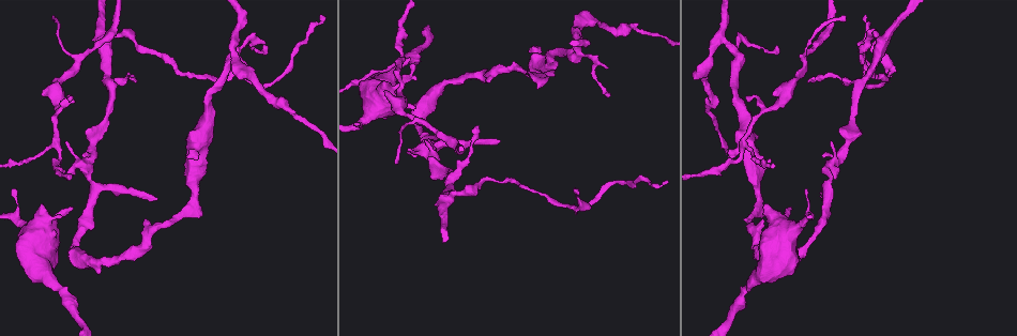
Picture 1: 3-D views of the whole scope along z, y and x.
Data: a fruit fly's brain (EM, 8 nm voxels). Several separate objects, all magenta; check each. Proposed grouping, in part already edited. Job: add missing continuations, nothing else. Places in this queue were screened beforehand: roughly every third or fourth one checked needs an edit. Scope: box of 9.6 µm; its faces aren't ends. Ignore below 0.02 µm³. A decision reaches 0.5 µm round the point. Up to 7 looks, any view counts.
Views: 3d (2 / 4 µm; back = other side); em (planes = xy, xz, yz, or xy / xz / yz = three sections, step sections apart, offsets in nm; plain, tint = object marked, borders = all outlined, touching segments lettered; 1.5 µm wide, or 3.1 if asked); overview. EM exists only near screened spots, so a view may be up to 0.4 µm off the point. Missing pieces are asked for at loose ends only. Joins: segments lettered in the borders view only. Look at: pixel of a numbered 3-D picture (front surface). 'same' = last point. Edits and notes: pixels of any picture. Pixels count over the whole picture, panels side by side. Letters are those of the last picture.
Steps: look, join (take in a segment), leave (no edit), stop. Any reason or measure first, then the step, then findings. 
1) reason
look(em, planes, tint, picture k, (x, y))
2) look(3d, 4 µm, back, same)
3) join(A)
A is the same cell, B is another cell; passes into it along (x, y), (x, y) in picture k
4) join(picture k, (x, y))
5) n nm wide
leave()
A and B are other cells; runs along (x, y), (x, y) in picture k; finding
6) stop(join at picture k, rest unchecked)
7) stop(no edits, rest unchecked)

thin end
look(3d, 4 µm, picture 1, (268, 48))

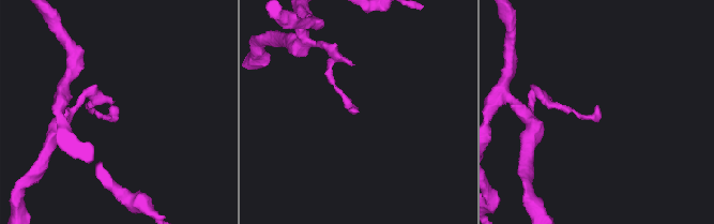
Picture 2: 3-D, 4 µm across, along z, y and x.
look(em, planes, borders, picture 2, (358, 108))

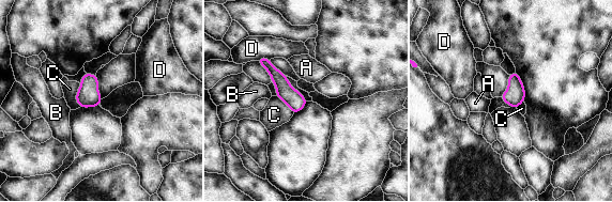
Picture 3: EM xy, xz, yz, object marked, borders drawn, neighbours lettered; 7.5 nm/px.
leave()
A, B, C and D are other cells; runs along (261, 60), (300, 107) in picture 3; none of them fits

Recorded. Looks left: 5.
look(3d, 2 µm, picture 1, (14, 190))

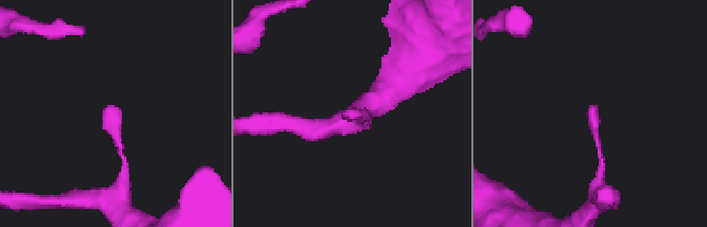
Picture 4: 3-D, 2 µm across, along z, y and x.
look(em, xz, step 4, tint, picture 4, (108, 107))

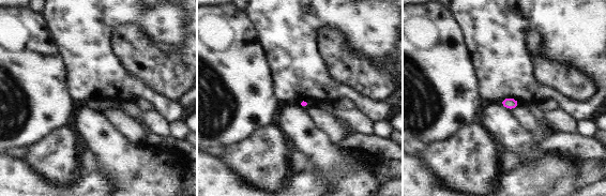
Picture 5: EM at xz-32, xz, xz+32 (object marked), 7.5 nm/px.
look(em, xz, step 4, borders, same)

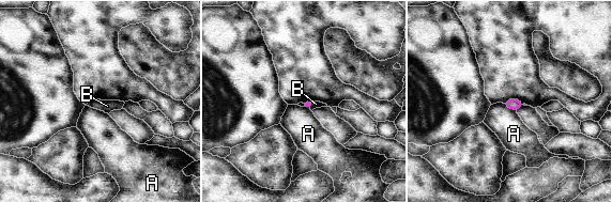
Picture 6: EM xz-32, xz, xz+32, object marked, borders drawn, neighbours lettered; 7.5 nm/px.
leave()
A and B are other cells; border along (312, 102), (310, 109) in picture 6; no lettered segment goes on from it

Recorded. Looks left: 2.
tapers out
look(em, planes, plain, picture 1, (413, 65))

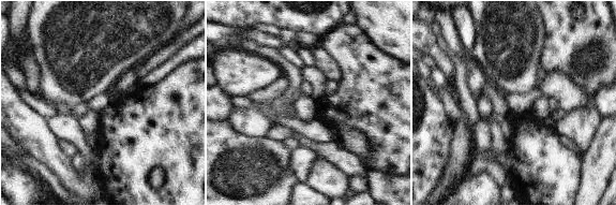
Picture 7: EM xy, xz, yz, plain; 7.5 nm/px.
see the neighbours
look(em, planes, borders, same)

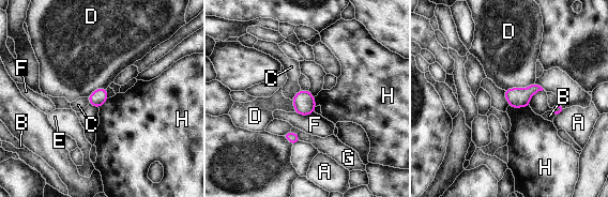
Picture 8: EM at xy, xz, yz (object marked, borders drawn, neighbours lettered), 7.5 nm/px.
D touches over 240 nm
leave()
A, B, C, D, E, F, G and H are other cells; border along (508, 105), (515, 108), (529, 106) in picture 8; no lettered segment goes on from it

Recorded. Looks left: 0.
stop(no edits, rest unchecked)

